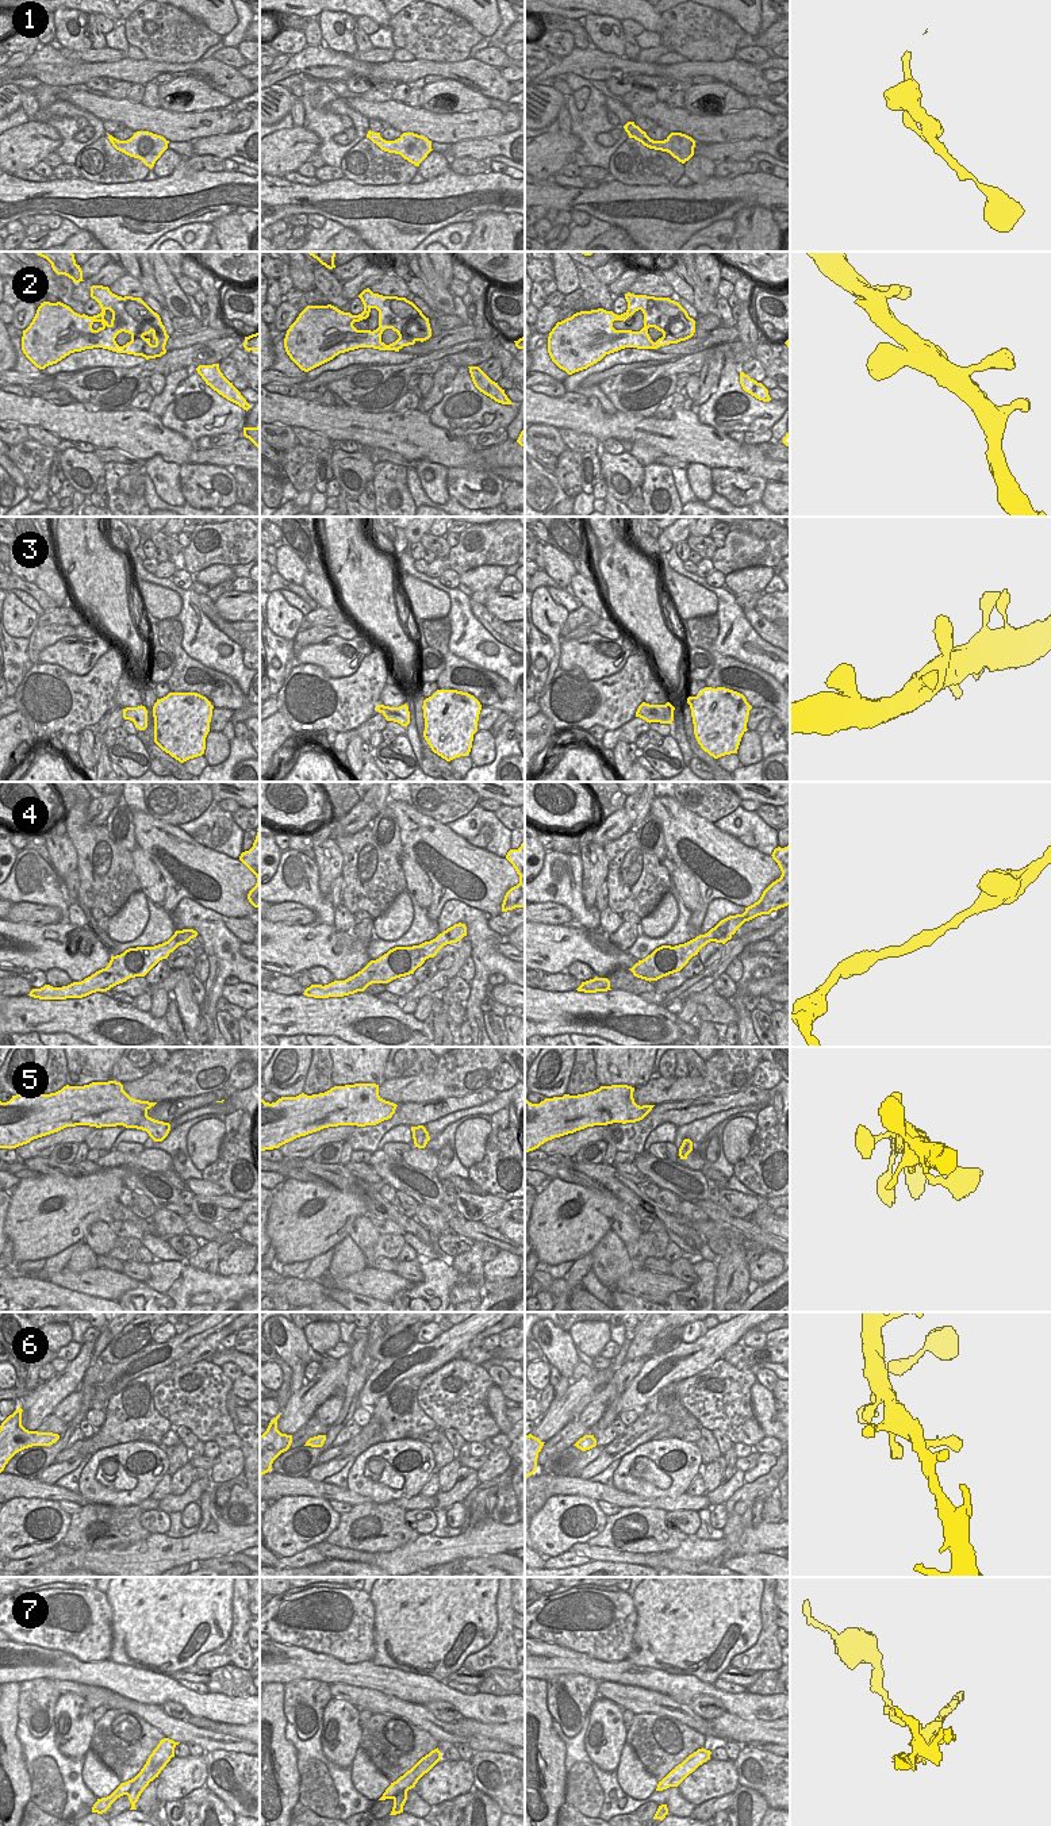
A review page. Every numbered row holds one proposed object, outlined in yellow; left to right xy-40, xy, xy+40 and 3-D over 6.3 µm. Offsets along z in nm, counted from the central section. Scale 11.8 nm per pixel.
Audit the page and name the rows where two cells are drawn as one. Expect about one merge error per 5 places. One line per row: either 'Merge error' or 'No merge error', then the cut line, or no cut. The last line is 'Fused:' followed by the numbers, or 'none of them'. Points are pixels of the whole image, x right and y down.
1: No merge error. No split
2: No merge error. No split
3: No merge error. No split
4: No merge error. No split
5: No merge error. No split
6: No merge error. No split
7: Merge error. Split along xy (430, 1763), (426, 1763), (414, 1775), (414, 1783)
Fused: 7

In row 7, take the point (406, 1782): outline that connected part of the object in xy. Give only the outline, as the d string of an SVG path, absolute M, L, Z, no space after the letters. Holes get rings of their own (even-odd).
M438 1749L431 1750L429 1754L422 1757L422 1761L418 1761L410 1771L400 1776L396 1781L386 1789L383 1796L379 1800L395 1799L395 1796L406 1789L415 1787L415 1773L422 1769L426 1764L434 1766L441 1760L441 1752Z

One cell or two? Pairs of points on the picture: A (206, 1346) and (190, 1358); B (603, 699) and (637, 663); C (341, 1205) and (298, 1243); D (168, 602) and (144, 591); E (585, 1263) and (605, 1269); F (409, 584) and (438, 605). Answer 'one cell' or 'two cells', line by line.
A: one cell
B: one cell
C: one cell
D: one cell
E: two cells
F: one cell

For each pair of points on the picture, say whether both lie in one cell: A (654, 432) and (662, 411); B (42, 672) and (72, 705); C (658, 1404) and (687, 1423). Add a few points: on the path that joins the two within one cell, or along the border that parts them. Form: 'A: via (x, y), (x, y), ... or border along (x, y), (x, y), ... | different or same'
A: border along (682, 407), (664, 418), (654, 417) | different
B: via (48, 681), (64, 697) | same
C: via (666, 1404), (670, 1404), (681, 1415) | same

